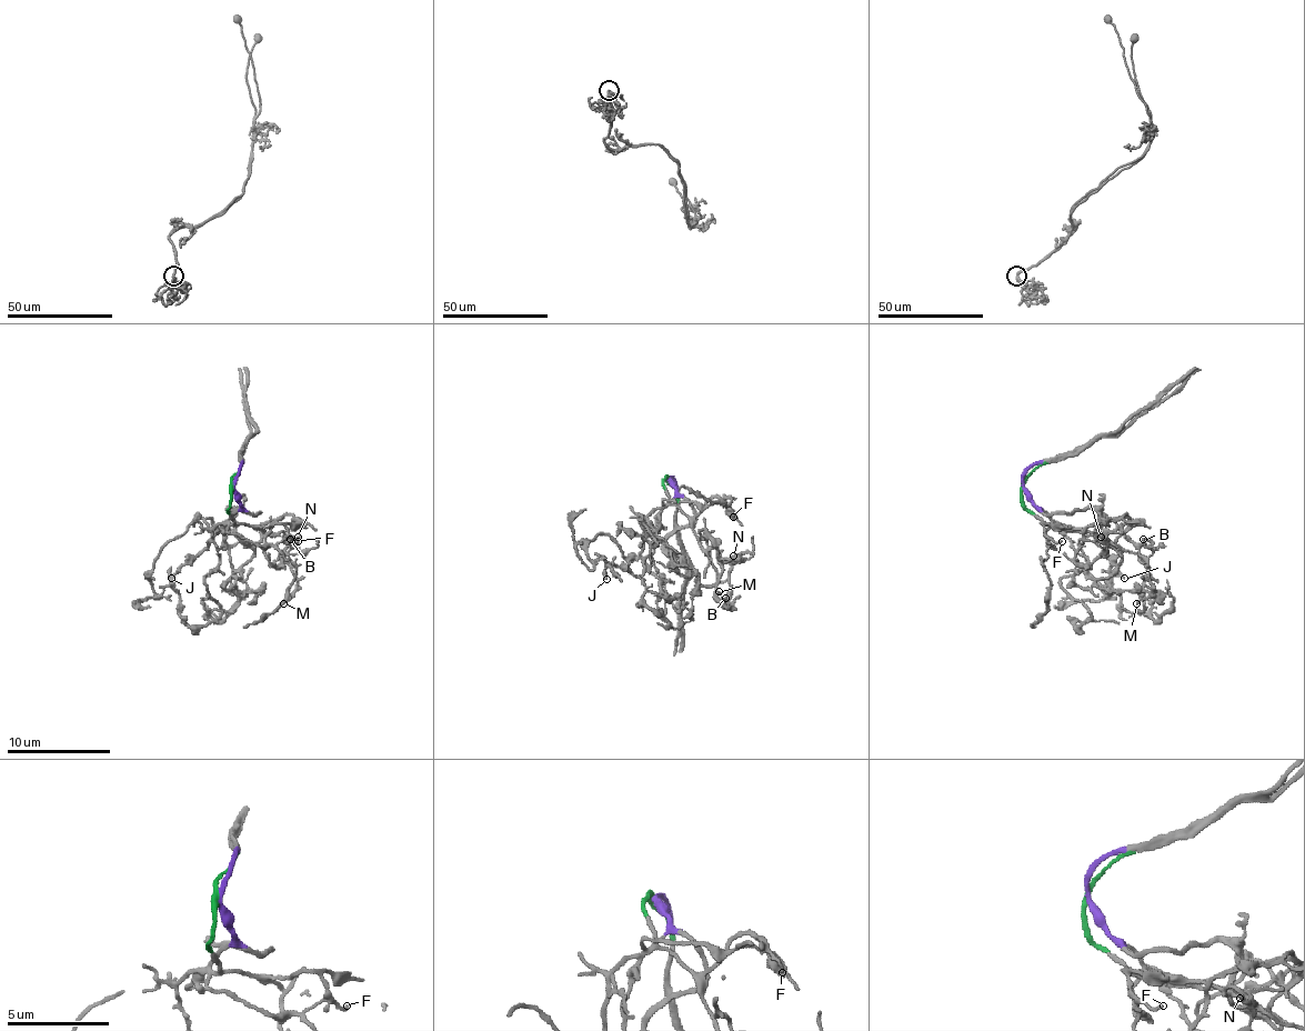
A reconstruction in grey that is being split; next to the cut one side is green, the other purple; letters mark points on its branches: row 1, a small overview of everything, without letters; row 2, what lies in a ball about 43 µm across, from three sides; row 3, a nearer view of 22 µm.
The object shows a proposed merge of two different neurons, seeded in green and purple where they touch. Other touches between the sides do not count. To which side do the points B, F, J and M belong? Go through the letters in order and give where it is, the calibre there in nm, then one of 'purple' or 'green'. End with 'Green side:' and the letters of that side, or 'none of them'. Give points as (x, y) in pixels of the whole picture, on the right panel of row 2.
B: (1143, 539) | 120 nm | green
F: (1062, 541) | 120 nm | green
J: (1124, 578) | 240 nm | purple
M: (1136, 603) | 130 nm | green
Green side: B, F, M

